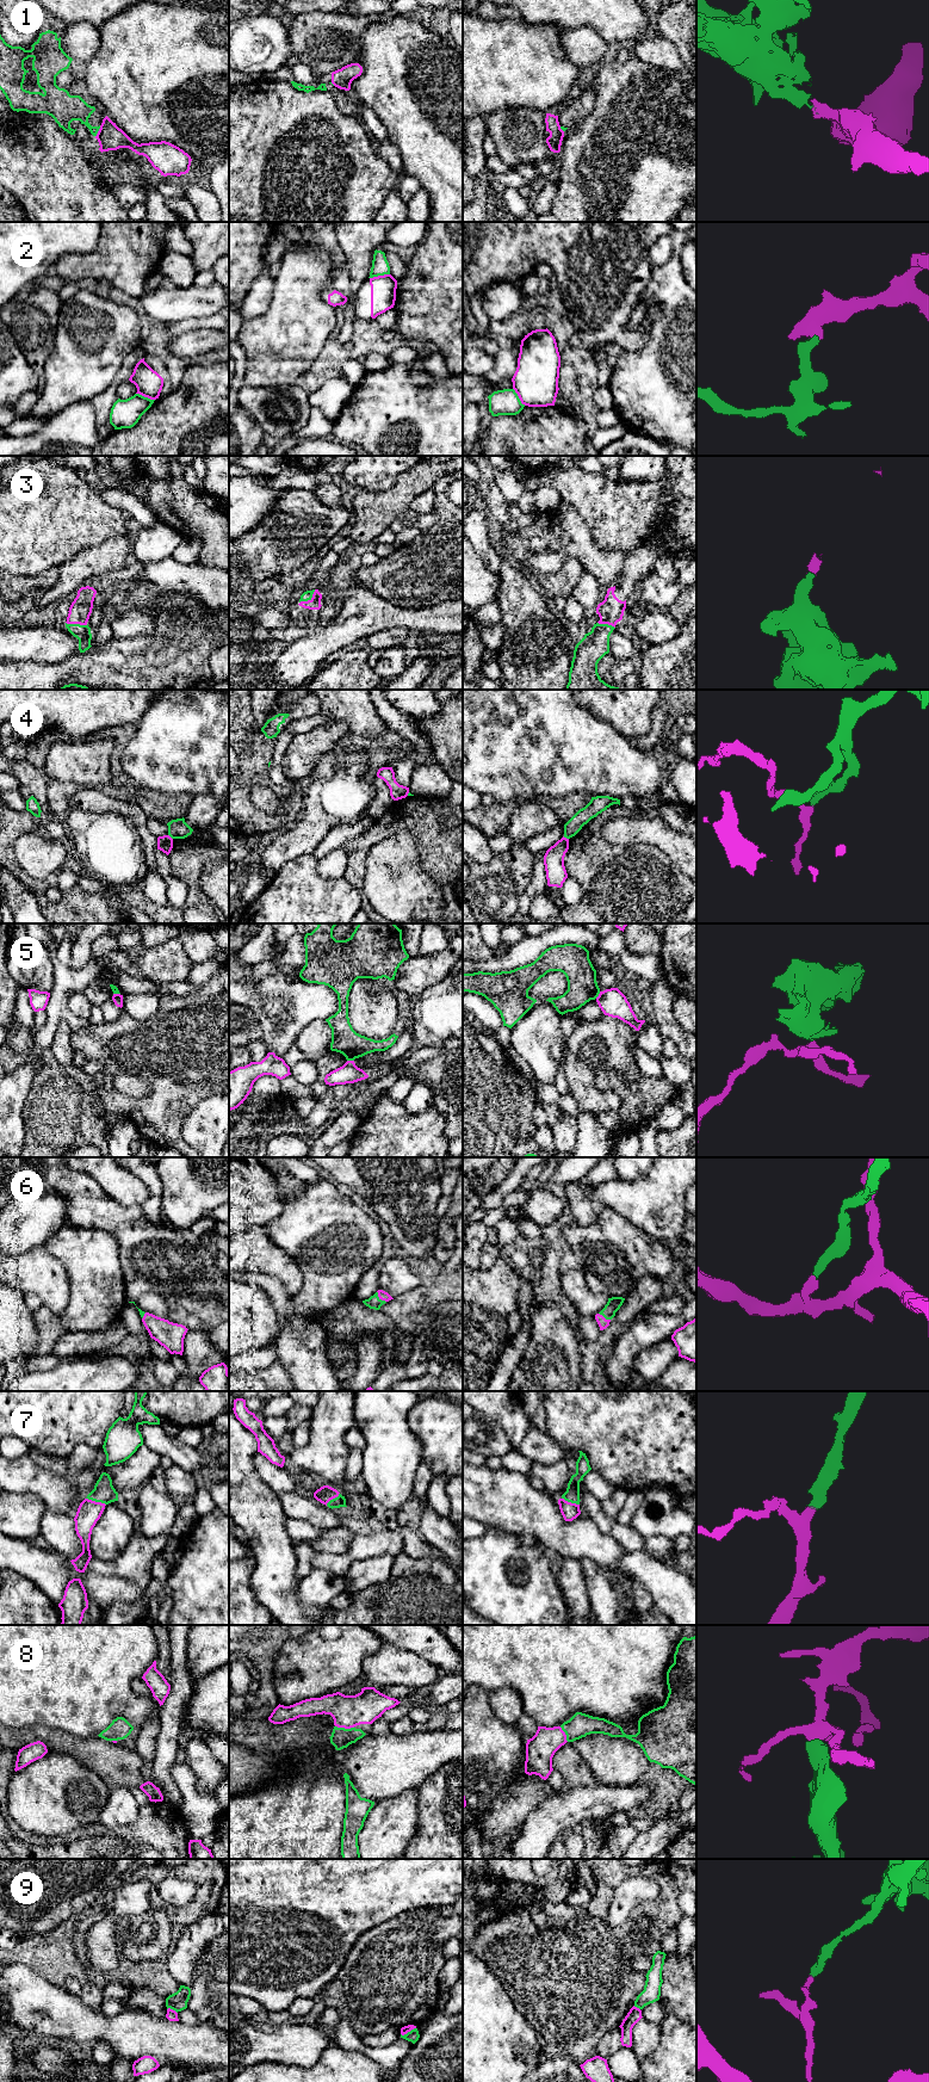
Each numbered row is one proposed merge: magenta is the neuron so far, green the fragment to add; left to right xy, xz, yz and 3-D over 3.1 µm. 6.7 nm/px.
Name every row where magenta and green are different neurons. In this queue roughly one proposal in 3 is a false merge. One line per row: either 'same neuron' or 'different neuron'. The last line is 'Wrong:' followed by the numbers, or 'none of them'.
1: different neuron
2: different neuron
3: same neuron
4: different neuron
5: different neuron
6: same neuron
7: same neuron
8: same neuron
9: different neuron
Wrong: 1, 2, 4, 5, 9

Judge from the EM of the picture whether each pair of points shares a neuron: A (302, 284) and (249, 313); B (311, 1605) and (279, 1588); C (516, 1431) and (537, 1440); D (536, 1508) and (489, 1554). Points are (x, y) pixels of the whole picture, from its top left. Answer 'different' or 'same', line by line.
A: different
B: different
C: different
D: different

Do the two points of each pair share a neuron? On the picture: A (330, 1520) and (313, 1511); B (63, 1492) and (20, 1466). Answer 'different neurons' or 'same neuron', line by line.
A: same neuron
B: same neuron

